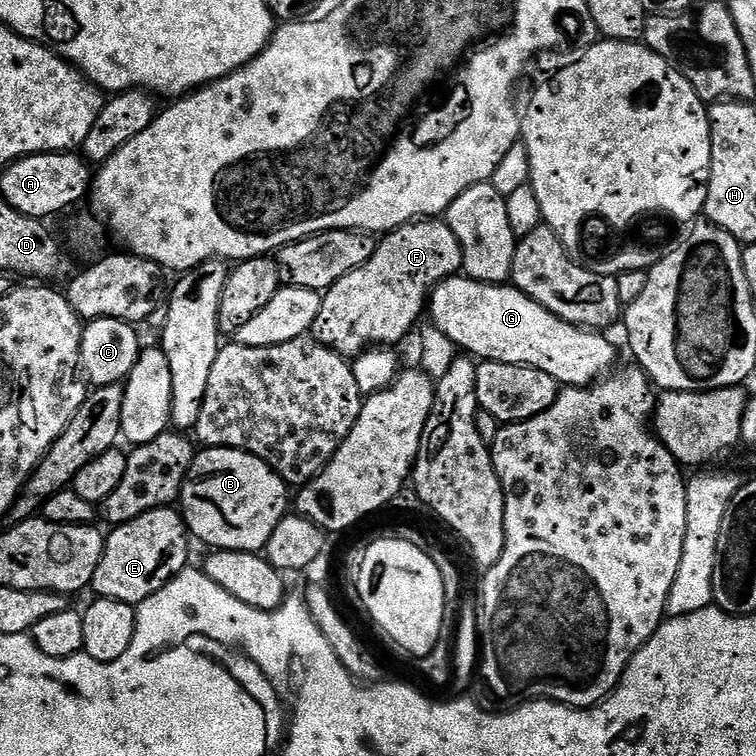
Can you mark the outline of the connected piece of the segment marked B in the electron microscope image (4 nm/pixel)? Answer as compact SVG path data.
M204 448L197 451L192 458L192 468L184 480L184 488L178 497L179 507L182 509L184 523L193 537L196 536L212 550L226 552L254 552L259 553L267 549L270 534L274 534L274 526L282 522L282 518L289 511L289 485L266 462L248 452L233 448Z

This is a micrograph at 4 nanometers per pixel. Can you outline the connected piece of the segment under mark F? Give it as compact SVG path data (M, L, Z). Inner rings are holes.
M421 218L413 220L411 224L404 224L401 228L387 233L377 243L374 254L365 264L338 278L338 282L334 282L334 286L330 286L328 291L323 293L311 335L319 344L345 358L355 358L377 346L396 346L399 340L407 338L412 327L415 329L421 323L420 315L423 312L425 315L432 291L443 280L457 275L463 267L462 246L454 230L450 230L450 226L443 219Z

